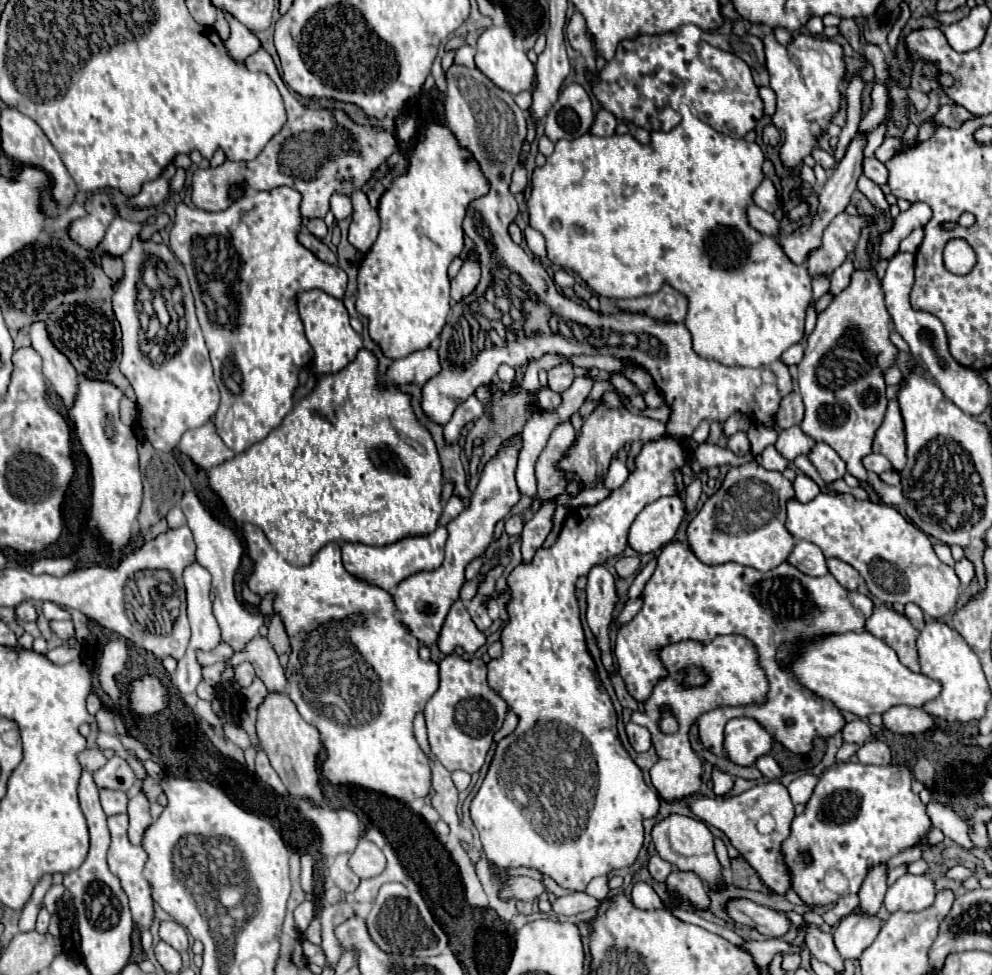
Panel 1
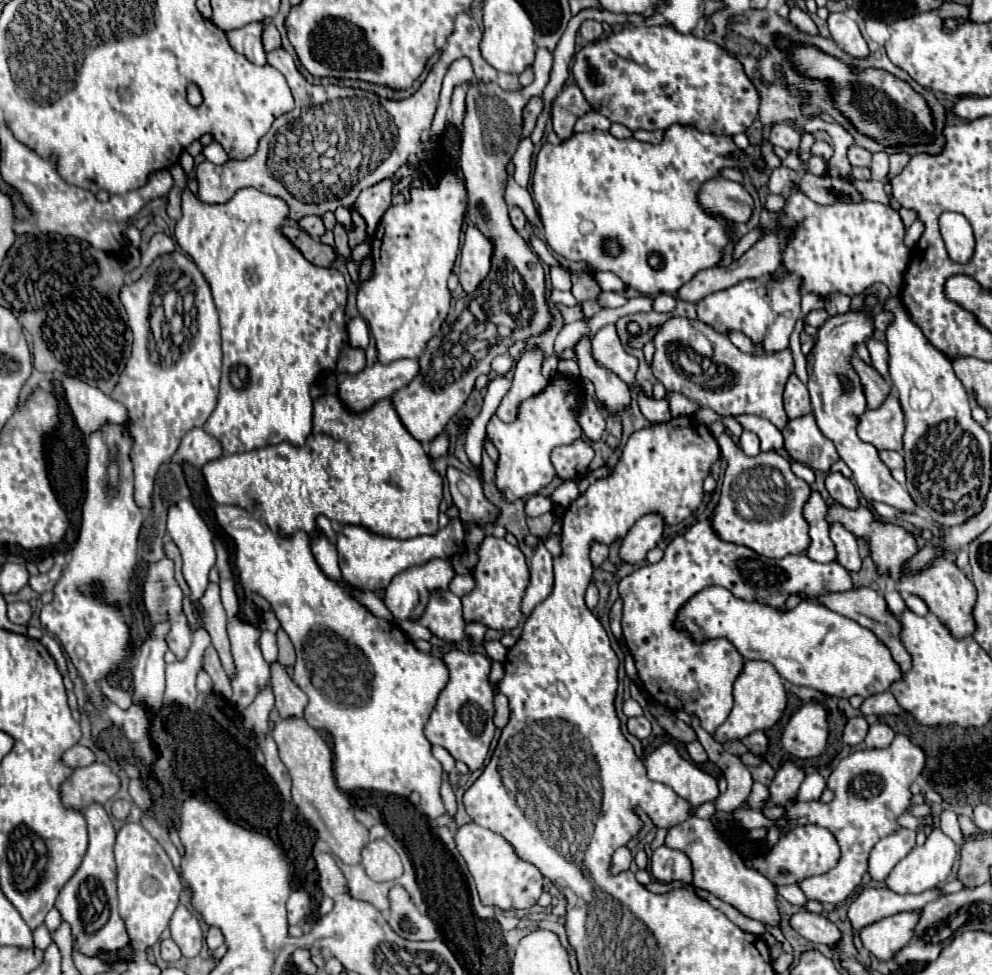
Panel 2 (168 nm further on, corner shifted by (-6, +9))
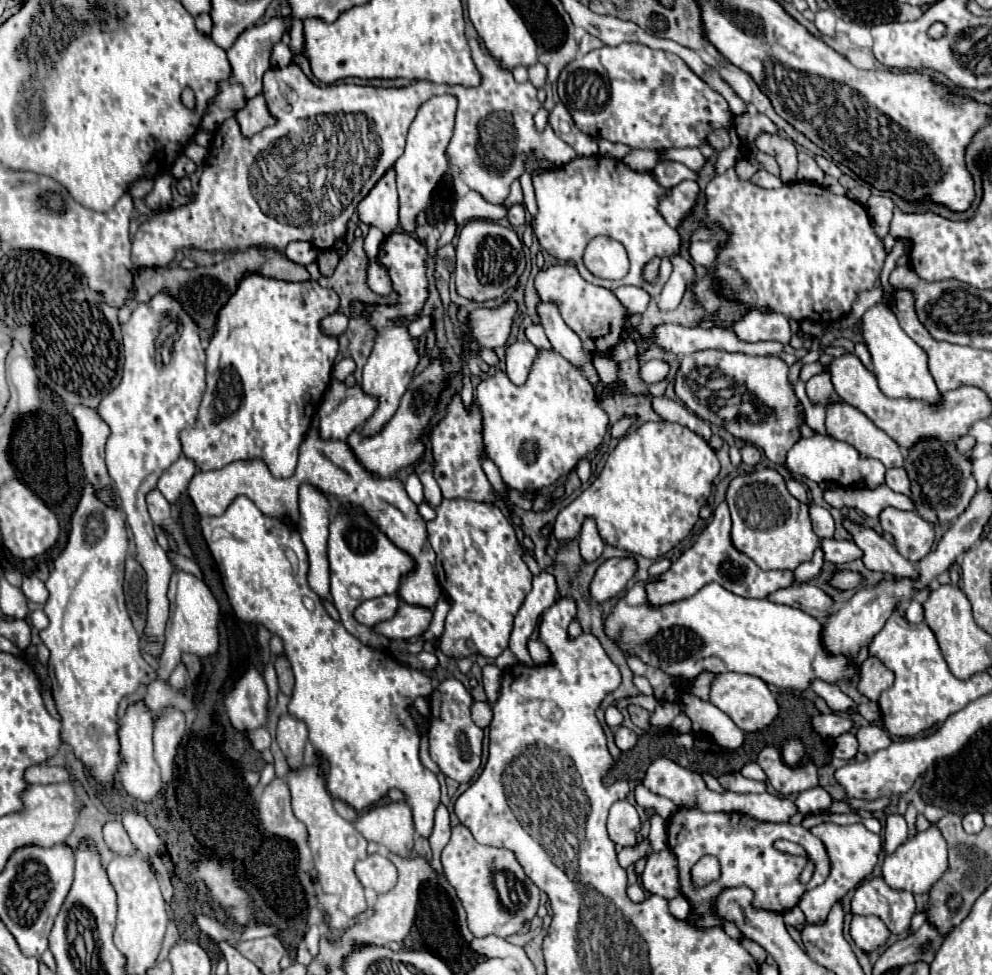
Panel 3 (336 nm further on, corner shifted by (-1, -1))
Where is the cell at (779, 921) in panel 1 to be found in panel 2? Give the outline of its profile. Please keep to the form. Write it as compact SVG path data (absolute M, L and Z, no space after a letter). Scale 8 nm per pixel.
M802 909L790 917L790 925L794 931L798 931L808 941L824 943L830 949L834 949L836 941L840 941L838 927L834 923L830 923L824 915L816 915L816 913Z

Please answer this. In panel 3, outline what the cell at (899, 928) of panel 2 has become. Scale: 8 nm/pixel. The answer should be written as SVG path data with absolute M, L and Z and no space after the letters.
M853 915L849 935L857 947L865 951L873 951L887 941L889 929L875 915Z

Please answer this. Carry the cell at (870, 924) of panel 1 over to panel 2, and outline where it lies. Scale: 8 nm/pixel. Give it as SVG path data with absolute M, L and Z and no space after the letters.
M934 887L920 895L898 895L890 889L864 889L848 909L848 918L855 933L859 933L862 927L876 923L884 917L910 911L910 909L922 909L926 903L936 901L942 897L942 889Z

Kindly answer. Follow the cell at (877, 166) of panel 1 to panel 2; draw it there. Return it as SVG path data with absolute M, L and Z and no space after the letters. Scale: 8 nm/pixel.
M850 147L848 149L848 161L850 165L860 165L860 167L870 167L872 165L872 153L864 147Z

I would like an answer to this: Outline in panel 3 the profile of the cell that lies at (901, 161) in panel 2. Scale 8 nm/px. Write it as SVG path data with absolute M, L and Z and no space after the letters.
M873 195L865 203L865 209L871 217L875 235L879 239L883 239L889 233L889 223L891 223L891 215L893 215L893 201L885 195Z

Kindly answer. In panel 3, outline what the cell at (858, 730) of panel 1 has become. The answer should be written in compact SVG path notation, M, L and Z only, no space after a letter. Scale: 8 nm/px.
M851 731L839 735L839 737L833 741L831 753L833 753L833 757L837 757L837 759L851 761L851 759L857 755L857 739L855 739L855 735L853 735Z

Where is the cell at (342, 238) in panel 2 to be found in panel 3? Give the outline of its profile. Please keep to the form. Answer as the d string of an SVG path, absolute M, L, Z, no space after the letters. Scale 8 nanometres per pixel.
M321 251L317 255L317 265L319 265L321 277L331 277L337 263L339 263L339 255L335 251Z

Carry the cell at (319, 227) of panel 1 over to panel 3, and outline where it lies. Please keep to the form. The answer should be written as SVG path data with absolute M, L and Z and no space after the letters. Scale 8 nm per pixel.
M295 241L295 243L289 243L287 249L285 249L285 257L293 263L299 263L303 267L307 267L309 263L315 261L317 257L317 249L313 249L309 243L303 243L303 241Z

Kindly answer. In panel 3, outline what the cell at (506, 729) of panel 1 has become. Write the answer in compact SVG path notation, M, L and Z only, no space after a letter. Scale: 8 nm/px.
M473 703L471 705L471 719L473 723L477 723L479 727L487 727L493 719L493 713L491 713L491 705L489 703Z

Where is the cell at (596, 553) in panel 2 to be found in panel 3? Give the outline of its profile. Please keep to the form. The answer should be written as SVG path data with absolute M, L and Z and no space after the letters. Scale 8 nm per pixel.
M587 517L585 523L583 523L583 527L581 527L579 547L581 547L581 557L587 563L595 561L603 553L605 543L603 543L599 531L597 531L597 525L595 525L595 519L593 517Z

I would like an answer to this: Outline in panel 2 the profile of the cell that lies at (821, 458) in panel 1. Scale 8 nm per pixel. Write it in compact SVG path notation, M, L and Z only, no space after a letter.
M838 471L836 473L828 473L828 477L826 477L826 489L828 489L828 493L832 495L834 501L838 501L838 503L842 503L842 505L846 505L850 509L854 509L854 507L860 505L858 503L856 487L852 485L850 479L846 479Z

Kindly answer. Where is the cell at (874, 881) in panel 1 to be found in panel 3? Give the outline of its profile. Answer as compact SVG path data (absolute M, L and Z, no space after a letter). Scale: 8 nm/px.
M891 813L885 821L885 851L895 851L907 839L907 823L903 815Z

